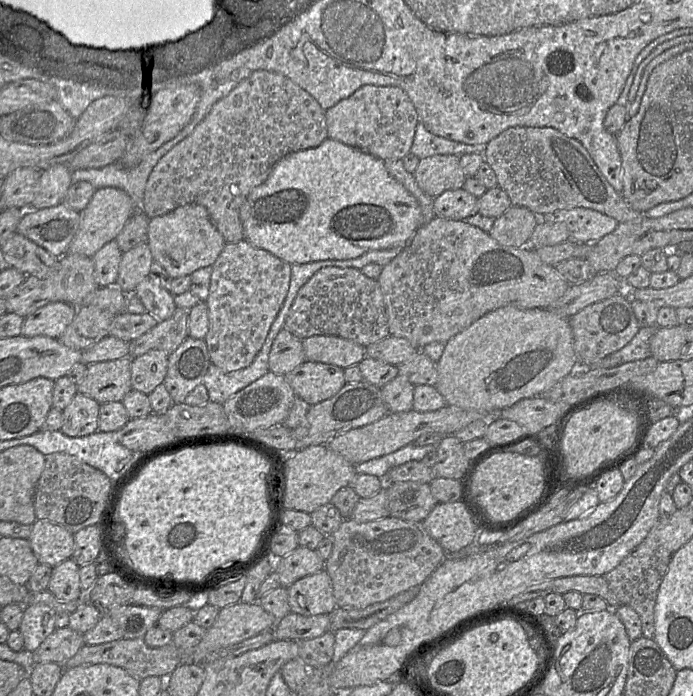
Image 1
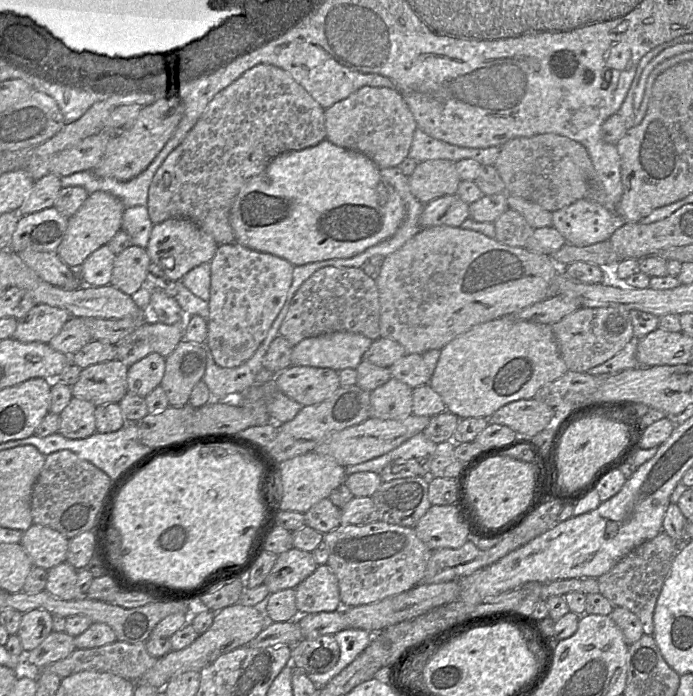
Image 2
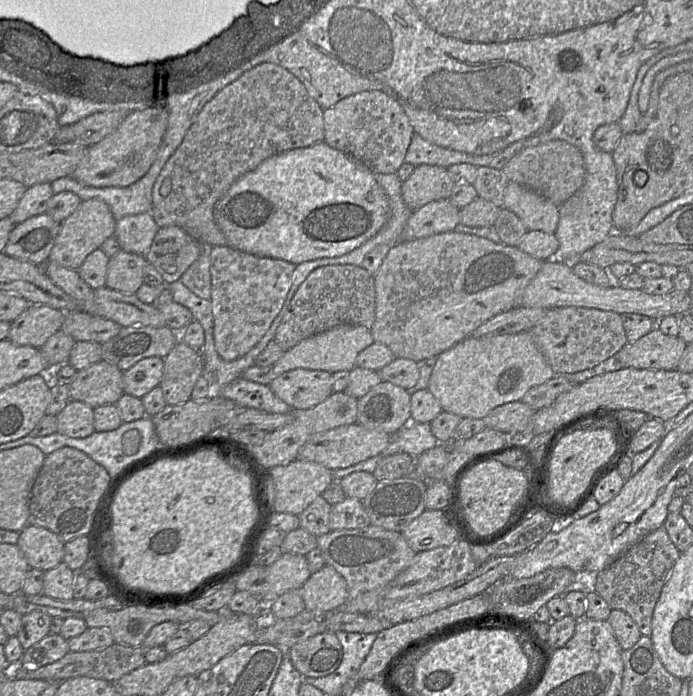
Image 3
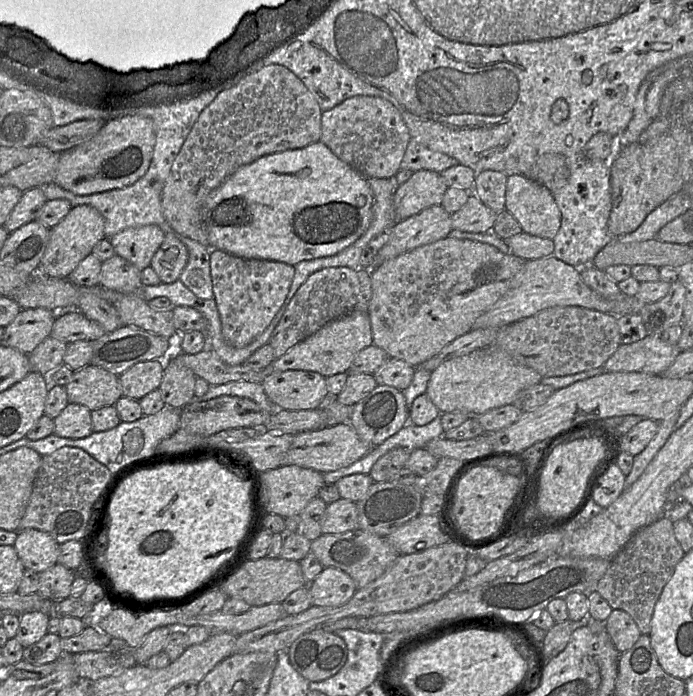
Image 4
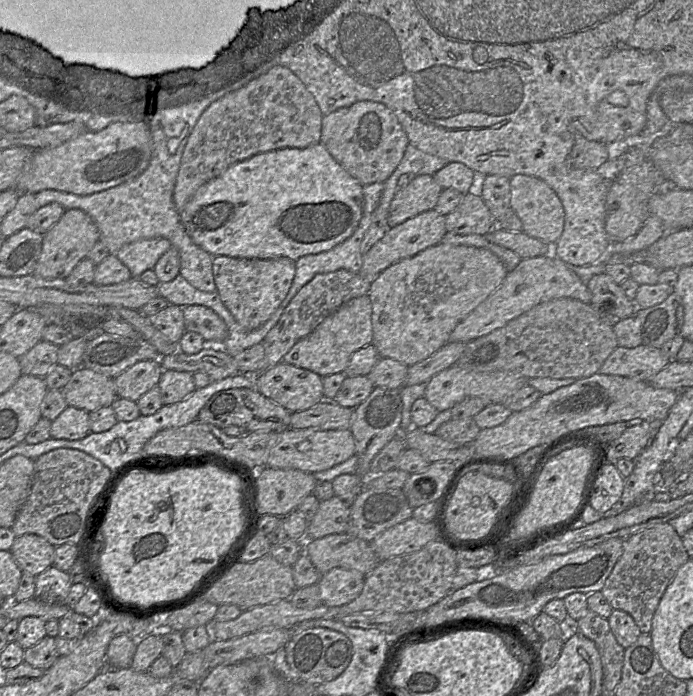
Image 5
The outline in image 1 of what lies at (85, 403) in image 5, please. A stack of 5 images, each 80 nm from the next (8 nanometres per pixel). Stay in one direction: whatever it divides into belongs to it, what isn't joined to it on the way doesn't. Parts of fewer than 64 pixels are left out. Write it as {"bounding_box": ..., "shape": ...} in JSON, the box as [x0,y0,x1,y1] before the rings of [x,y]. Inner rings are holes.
{"bounding_box":[78,358,131,405],"shape":[[[131,358],[95,362],[87,365],[78,392],[85,394],[100,405],[108,402],[122,402],[131,386]]]}

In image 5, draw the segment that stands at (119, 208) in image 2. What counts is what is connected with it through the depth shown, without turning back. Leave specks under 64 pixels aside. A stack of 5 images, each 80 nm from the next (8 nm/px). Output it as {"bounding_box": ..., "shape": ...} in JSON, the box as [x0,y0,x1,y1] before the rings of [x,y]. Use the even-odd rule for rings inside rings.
{"bounding_box":[34,209,100,279],"shape":[[[69,209],[45,234],[34,274],[45,279],[65,279],[100,239],[94,220],[83,210]]]}

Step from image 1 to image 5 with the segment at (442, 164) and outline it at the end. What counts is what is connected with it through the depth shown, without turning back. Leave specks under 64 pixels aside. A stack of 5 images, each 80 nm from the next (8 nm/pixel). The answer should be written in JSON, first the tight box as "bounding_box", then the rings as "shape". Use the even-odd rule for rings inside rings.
{"bounding_box":[388,175,442,228],"shape":[[[433,175],[415,176],[406,187],[402,189],[398,187],[388,209],[389,228],[434,209],[442,190]]]}

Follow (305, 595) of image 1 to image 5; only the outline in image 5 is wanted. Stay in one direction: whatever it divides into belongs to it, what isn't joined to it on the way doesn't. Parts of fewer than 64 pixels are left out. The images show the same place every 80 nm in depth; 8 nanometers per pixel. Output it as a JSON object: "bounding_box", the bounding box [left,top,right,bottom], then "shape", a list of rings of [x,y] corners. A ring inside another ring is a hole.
{"bounding_box":[318,568,366,607],"shape":[[[333,568],[318,581],[321,602],[340,607],[352,602],[363,590],[366,576],[354,569]]]}

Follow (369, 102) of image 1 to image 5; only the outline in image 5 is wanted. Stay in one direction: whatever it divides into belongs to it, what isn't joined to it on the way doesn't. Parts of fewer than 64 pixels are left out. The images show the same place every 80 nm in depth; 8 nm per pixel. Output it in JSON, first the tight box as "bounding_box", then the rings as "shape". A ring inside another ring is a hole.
{"bounding_box":[320,101,409,184],"shape":[[[359,101],[323,116],[320,143],[360,184],[384,183],[399,165],[409,144],[397,116],[387,106]]]}

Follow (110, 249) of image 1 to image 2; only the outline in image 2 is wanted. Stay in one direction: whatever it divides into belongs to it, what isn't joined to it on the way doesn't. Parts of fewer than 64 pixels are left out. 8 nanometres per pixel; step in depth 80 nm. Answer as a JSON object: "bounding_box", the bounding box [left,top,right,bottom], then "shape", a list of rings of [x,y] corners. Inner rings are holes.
{"bounding_box":[77,245,115,286],"shape":[[[107,245],[92,252],[77,268],[82,285],[105,286],[110,284],[115,254]]]}

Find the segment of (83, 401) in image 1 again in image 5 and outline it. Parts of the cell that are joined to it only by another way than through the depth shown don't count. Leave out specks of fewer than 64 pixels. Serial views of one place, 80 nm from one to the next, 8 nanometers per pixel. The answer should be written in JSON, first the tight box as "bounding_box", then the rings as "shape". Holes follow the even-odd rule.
{"bounding_box":[50,406,90,440],"shape":[[[72,406],[52,421],[50,435],[57,440],[81,440],[90,432],[90,413]]]}

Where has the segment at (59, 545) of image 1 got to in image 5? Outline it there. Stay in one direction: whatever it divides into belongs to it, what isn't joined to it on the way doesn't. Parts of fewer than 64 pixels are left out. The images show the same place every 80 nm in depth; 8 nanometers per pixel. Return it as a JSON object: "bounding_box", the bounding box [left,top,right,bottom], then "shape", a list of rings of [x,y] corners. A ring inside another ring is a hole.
{"bounding_box":[10,534,55,576],"shape":[[[24,534],[15,538],[10,552],[23,573],[37,576],[54,565],[55,548],[41,536]]]}

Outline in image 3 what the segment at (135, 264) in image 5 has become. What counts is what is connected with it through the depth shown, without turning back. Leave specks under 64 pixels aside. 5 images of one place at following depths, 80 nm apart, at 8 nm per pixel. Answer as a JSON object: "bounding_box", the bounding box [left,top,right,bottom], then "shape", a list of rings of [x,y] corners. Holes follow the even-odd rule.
{"bounding_box":[114,212,159,257],"shape":[[[150,212],[127,215],[117,221],[114,236],[122,250],[146,257],[159,228]]]}

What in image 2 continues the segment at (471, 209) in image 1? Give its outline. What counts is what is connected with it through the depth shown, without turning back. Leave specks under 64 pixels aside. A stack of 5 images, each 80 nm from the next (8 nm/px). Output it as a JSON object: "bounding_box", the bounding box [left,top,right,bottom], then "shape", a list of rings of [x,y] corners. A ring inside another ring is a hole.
{"bounding_box":[420,194,469,229],"shape":[[[457,194],[446,195],[424,205],[420,216],[420,229],[432,226],[459,227],[469,218],[469,204]]]}

